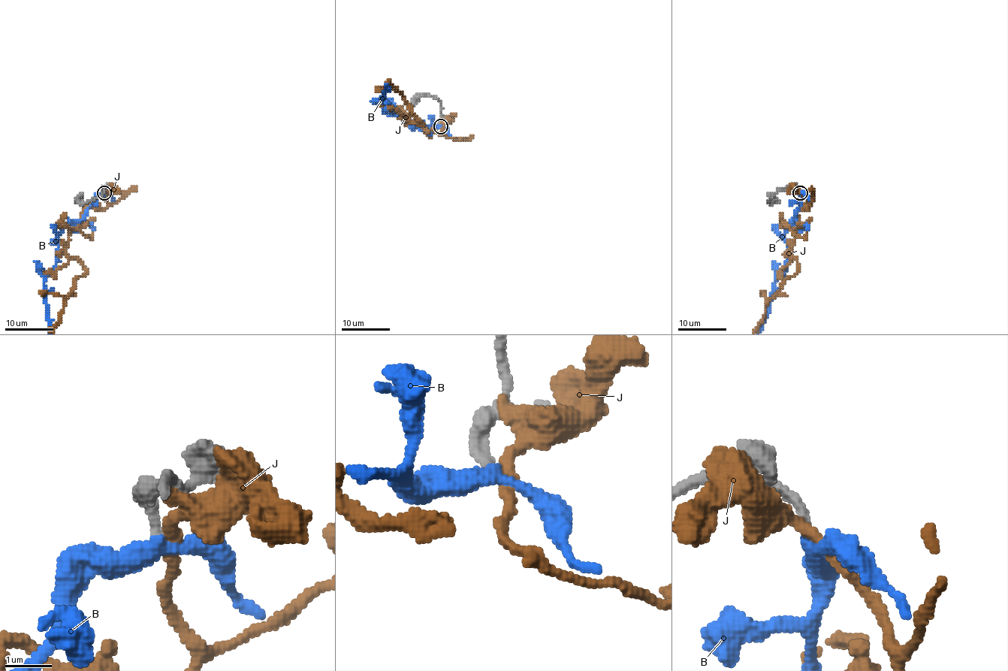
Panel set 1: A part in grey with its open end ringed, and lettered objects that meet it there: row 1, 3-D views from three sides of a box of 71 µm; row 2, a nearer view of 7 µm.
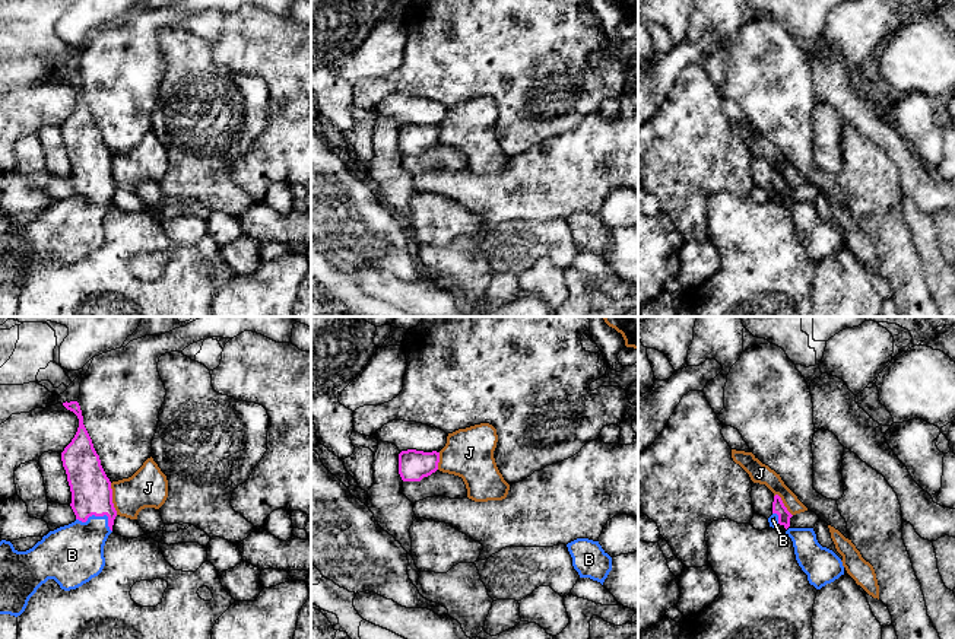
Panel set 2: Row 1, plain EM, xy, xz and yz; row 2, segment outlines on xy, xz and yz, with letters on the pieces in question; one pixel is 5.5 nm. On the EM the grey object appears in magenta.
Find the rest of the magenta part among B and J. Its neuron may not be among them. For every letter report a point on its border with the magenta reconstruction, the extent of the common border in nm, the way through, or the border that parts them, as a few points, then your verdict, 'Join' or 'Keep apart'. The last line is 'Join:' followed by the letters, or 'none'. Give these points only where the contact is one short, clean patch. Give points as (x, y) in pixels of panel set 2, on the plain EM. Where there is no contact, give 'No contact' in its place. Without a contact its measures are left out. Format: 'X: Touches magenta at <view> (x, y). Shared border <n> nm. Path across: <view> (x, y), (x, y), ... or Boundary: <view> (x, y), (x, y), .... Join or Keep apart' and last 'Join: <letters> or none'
B: Touches magenta at xy (100, 188). Shared border 220 nm. Path across: xy (91, 162), (92, 180), (100, 188), (75, 226). Join
J: Touches magenta at xy (111, 172). Shared border 180 nm. Keep apart
Join: B

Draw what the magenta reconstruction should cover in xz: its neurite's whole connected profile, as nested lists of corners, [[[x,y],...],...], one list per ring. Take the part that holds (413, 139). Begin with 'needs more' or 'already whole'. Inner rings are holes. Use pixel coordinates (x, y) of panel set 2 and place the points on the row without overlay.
already whole | [[[416,123],[399,127],[399,147],[403,155],[421,155],[438,143],[440,125],[423,125]]]

